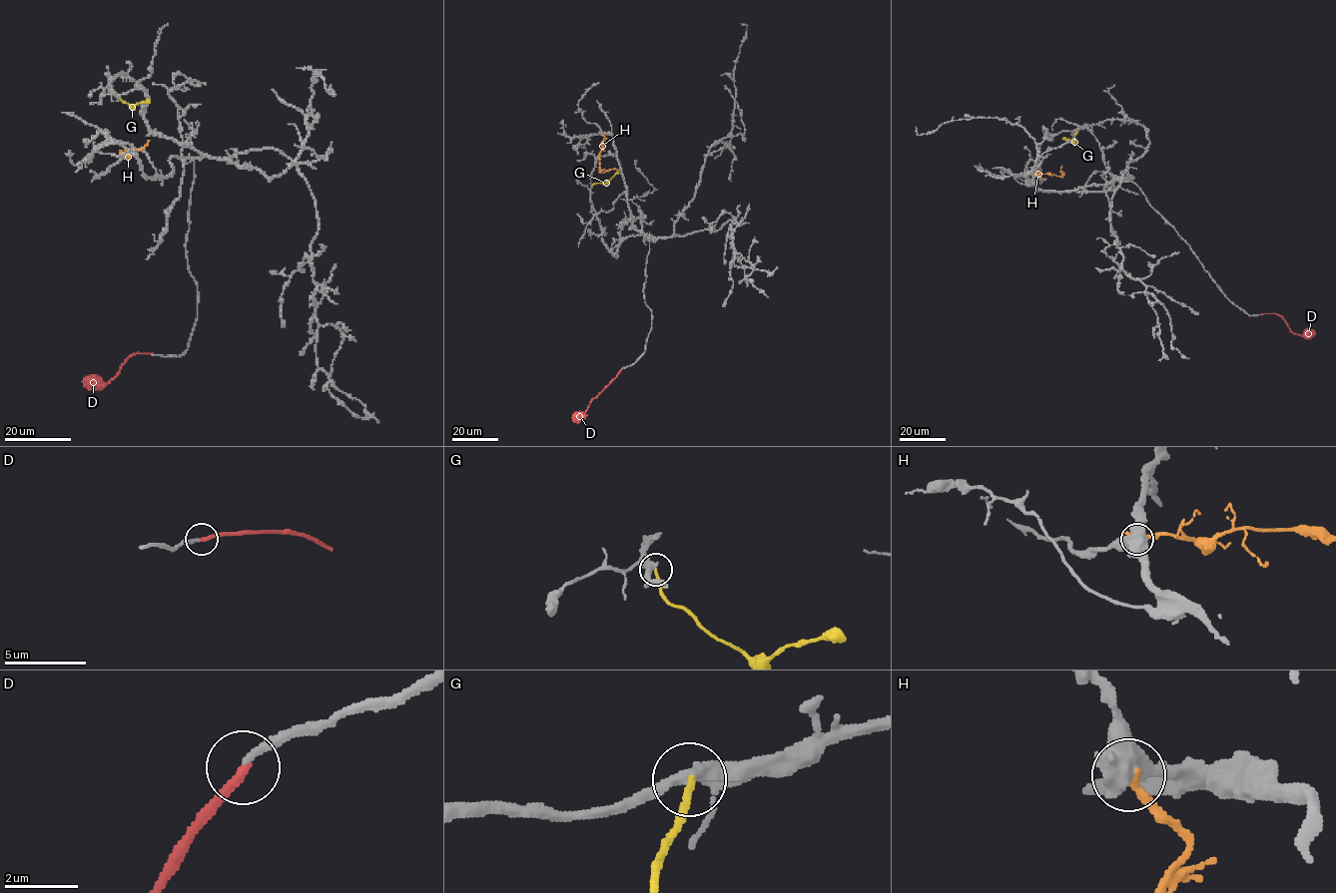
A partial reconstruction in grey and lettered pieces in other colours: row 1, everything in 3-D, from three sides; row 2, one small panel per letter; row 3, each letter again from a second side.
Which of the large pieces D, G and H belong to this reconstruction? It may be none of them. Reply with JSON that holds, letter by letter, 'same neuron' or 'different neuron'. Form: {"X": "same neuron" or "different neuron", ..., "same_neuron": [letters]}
{"D": "same neuron", "G": "different neuron", "H": "different neuron", "same_neuron": ["D"]}

